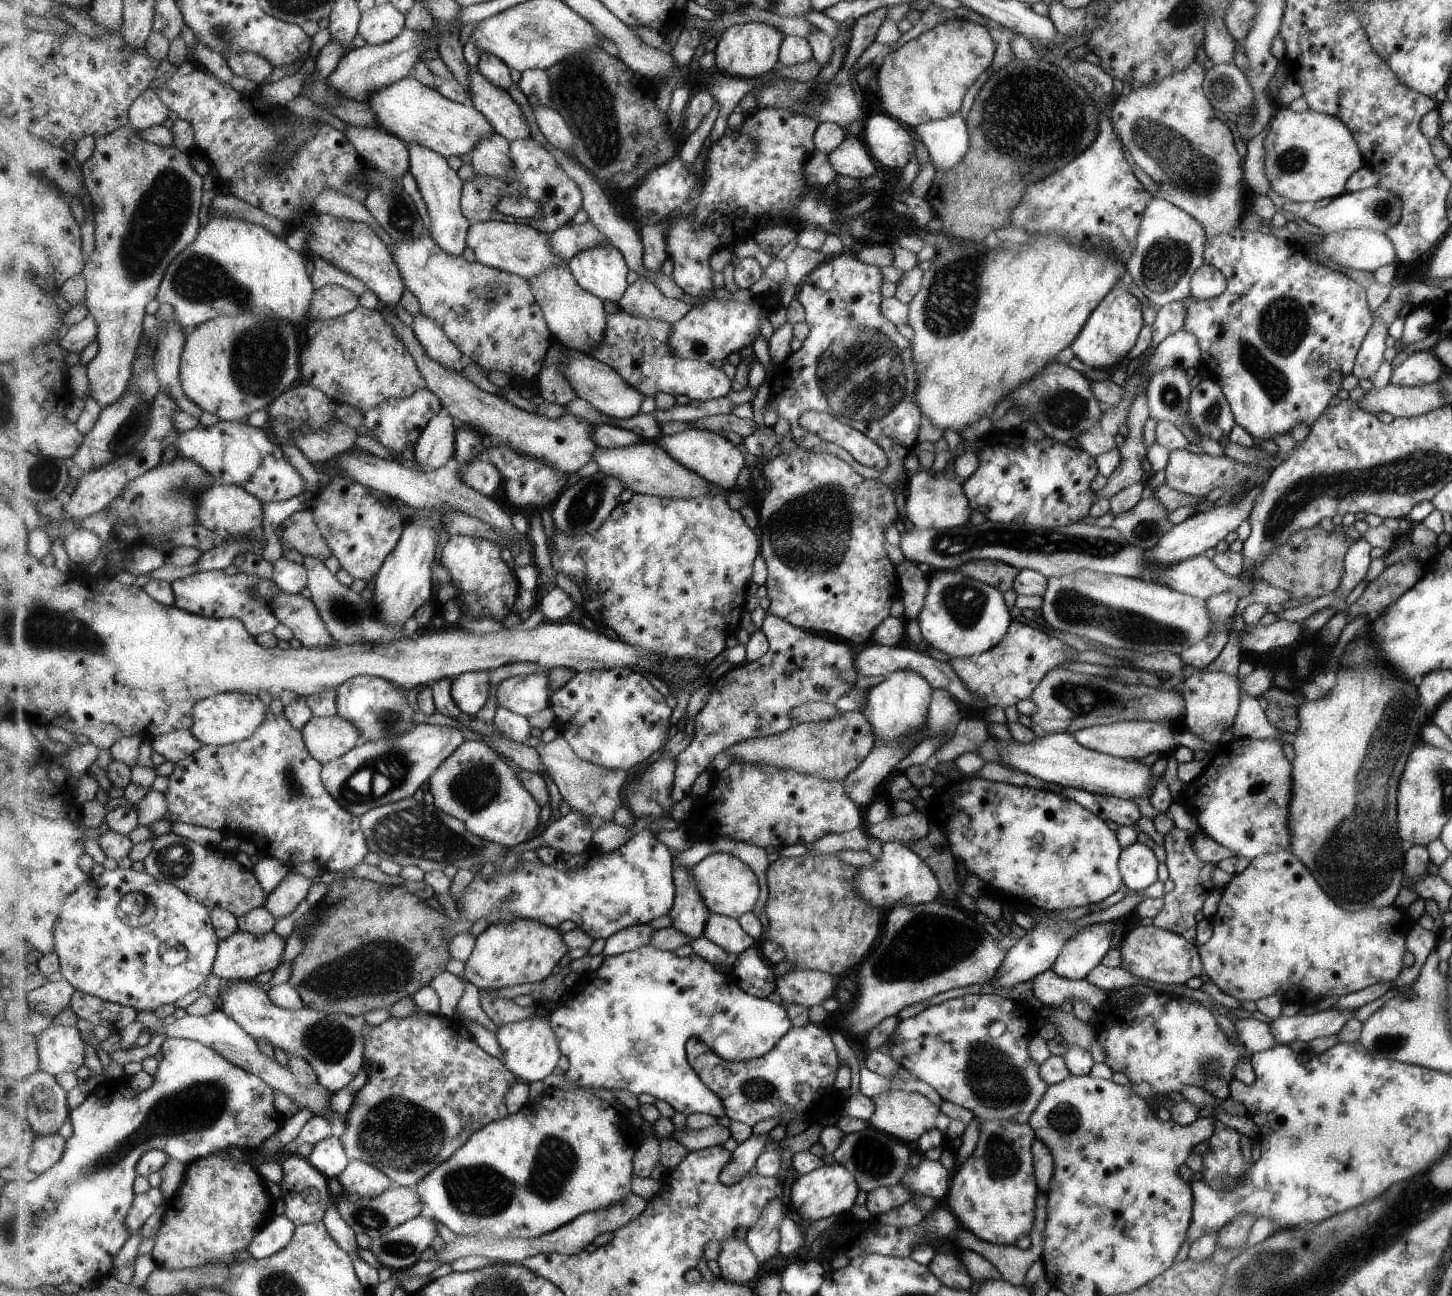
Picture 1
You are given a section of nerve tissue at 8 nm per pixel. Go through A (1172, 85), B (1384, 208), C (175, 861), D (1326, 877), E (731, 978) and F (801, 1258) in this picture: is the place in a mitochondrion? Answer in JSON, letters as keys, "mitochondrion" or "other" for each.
{"A":"other","B":"mitochondrion","C":"mitochondrion","D":"mitochondrion","E":"other","F":"other"}

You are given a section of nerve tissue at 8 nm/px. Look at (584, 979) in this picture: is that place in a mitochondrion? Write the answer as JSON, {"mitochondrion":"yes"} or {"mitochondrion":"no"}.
{"mitochondrion":"no"}

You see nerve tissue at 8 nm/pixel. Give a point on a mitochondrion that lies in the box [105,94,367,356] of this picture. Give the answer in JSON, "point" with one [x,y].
{"point":[161,214]}

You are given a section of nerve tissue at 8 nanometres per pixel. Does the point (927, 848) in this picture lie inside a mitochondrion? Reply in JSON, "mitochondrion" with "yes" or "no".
{"mitochondrion":"no"}

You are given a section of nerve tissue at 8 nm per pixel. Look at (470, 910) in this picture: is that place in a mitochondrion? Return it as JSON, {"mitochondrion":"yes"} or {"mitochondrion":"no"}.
{"mitochondrion":"no"}

